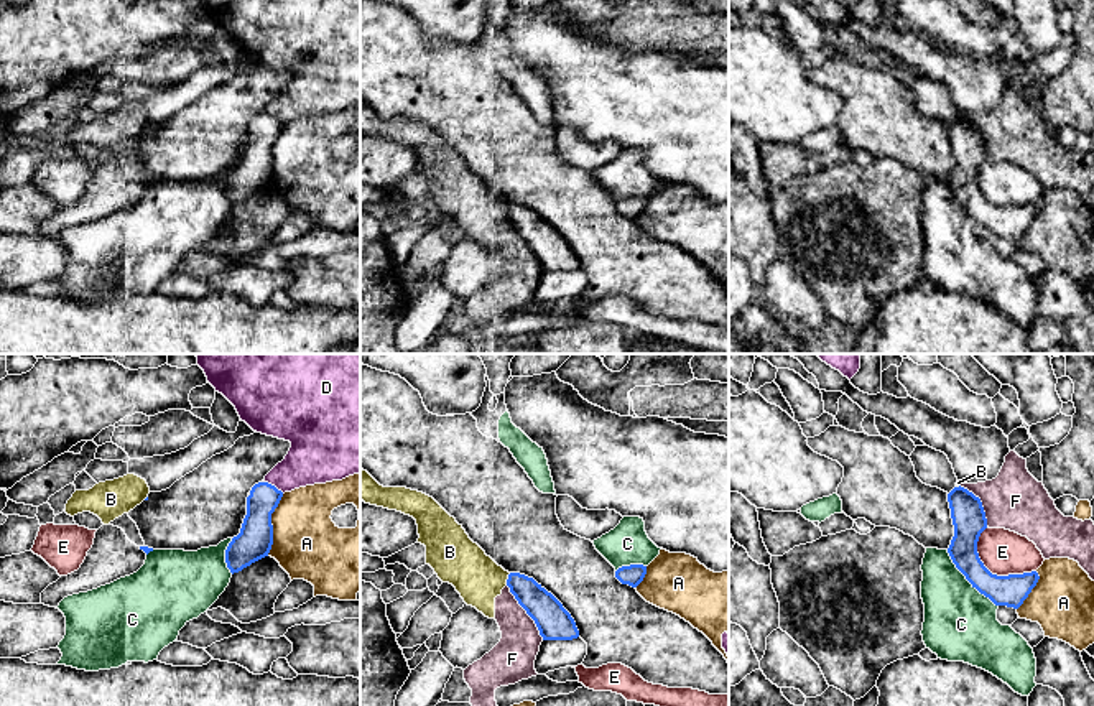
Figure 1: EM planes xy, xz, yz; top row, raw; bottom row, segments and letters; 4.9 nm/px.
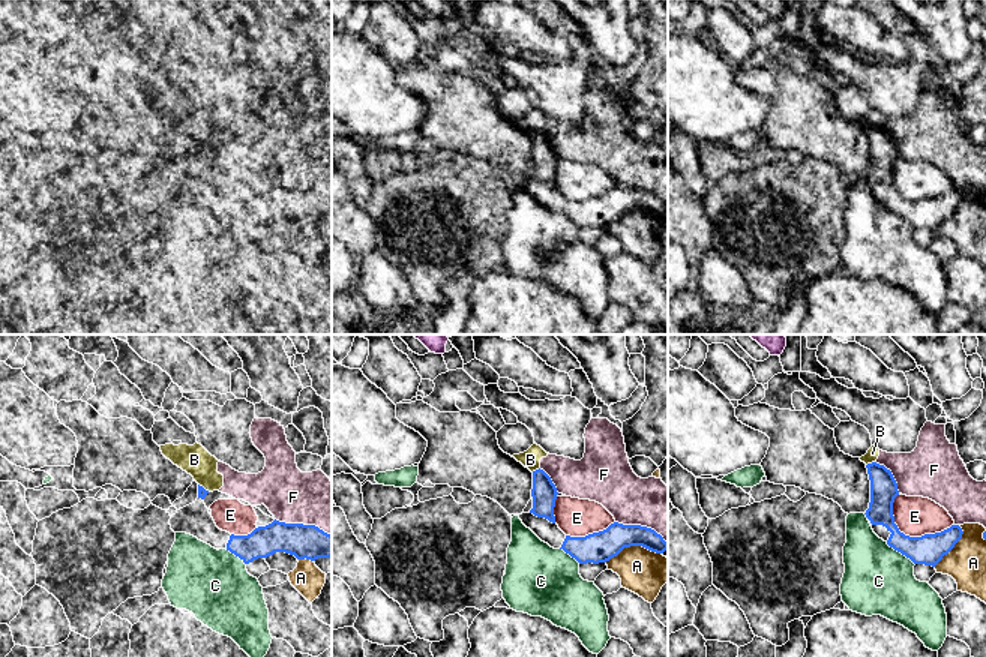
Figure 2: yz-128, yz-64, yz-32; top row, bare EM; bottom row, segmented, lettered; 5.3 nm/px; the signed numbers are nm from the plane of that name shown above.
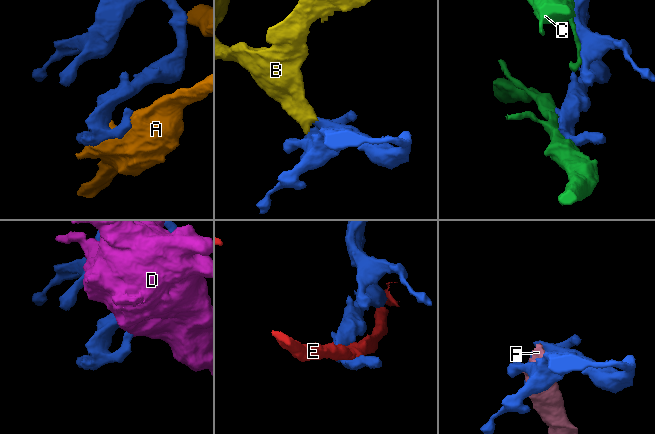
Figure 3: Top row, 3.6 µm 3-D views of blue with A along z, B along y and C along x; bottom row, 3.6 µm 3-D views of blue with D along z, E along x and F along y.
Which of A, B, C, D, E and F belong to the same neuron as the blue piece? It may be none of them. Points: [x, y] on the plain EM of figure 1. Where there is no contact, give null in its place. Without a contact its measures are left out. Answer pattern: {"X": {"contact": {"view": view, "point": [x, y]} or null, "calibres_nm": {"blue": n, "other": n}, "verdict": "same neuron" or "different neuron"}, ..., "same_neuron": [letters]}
{"A": {"contact": {"view": "xy", "point": [272, 157]}, "calibres_nm": {"blue": 170, "other": 340}, "verdict": "different neuron"}, "B": {"contact": {"view": "xz", "point": [507, 211]}, "calibres_nm": {"blue": 160, "other": 240}, "verdict": "different neuron"}, "C": {"contact": {"view": "yz", "point": [968, 211]}, "calibres_nm": {"blue": 150, "other": 360}, "verdict": "different neuron"}, "D": {"contact": {"view": "xy", "point": [273, 117]}, "calibres_nm": {"blue": 160, "other": 260}, "verdict": "different neuron"}, "E": {"contact": {"view": "yz", "point": [994, 206]}, "calibres_nm": {"blue": 150, "other": 220}, "verdict": "different neuron"}, "F": {"contact": {"view": "xz", "point": [527, 244]}, "calibres_nm": {"blue": 170, "other": 220}, "verdict": "different neuron"}, "same_neuron": []}

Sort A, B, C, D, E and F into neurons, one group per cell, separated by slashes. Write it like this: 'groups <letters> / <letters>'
groups A / B F / C / D / E

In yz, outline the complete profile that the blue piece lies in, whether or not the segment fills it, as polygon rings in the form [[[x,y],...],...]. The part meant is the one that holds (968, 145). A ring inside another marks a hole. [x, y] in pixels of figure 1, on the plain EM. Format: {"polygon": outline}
{"polygon": [[[954,118],[948,125],[954,168],[948,184],[956,199],[980,225],[995,237],[1018,240],[1036,217],[1036,202],[1023,206],[997,207],[992,206],[979,189],[977,173],[987,160],[987,150],[979,128],[964,118]]]}

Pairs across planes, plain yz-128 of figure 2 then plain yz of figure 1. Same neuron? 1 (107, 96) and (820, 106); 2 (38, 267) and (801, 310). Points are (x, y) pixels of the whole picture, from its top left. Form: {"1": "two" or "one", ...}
{"1": "two", "2": "one"}

